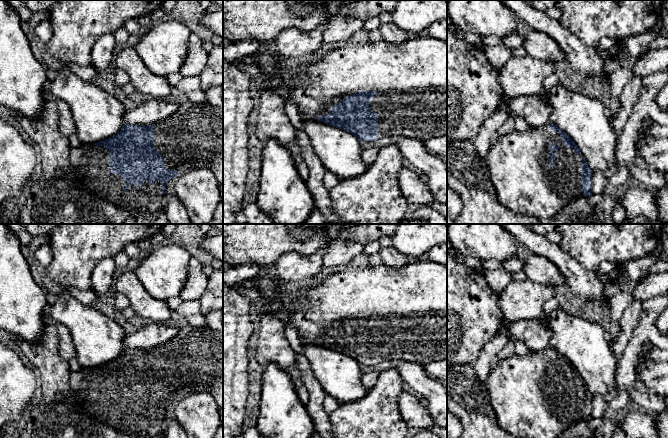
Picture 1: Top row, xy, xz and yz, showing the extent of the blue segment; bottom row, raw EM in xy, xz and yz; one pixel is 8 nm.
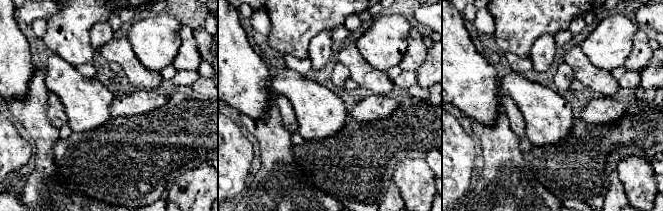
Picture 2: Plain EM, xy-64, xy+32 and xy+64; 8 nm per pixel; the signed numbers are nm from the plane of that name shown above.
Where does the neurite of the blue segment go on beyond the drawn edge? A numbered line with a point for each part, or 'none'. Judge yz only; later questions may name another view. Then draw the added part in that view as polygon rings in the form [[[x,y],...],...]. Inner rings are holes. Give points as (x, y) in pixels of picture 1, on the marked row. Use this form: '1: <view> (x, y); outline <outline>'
1: yz (519, 166); outline [[[549,123],[538,127],[529,127],[524,132],[513,130],[503,135],[490,149],[487,165],[490,179],[494,186],[499,202],[507,209],[538,219],[552,218],[559,214],[570,202],[583,196],[582,192],[582,154],[575,154],[572,147],[566,147],[561,142],[561,136],[549,128]],[[550,143],[559,146],[555,152],[554,167],[550,165]]]

